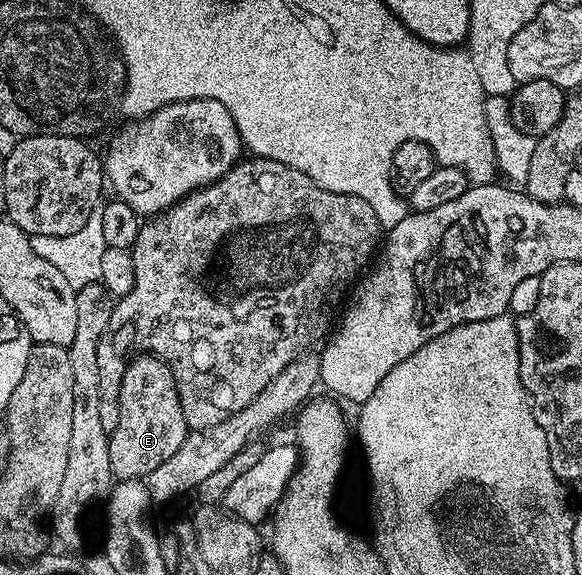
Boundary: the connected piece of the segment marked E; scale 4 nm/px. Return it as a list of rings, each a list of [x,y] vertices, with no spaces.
[[[142,352],[128,362],[120,384],[119,412],[119,426],[109,433],[108,444],[110,472],[118,480],[145,479],[176,454],[188,433],[172,368],[152,354]]]

